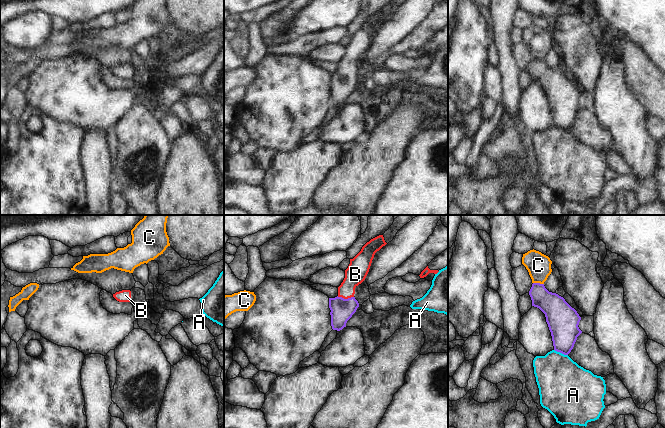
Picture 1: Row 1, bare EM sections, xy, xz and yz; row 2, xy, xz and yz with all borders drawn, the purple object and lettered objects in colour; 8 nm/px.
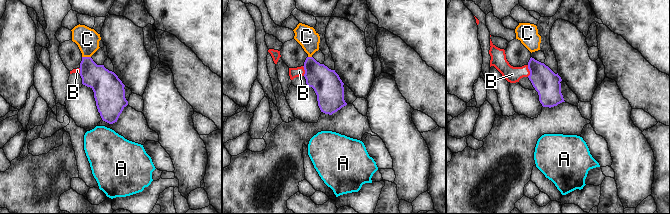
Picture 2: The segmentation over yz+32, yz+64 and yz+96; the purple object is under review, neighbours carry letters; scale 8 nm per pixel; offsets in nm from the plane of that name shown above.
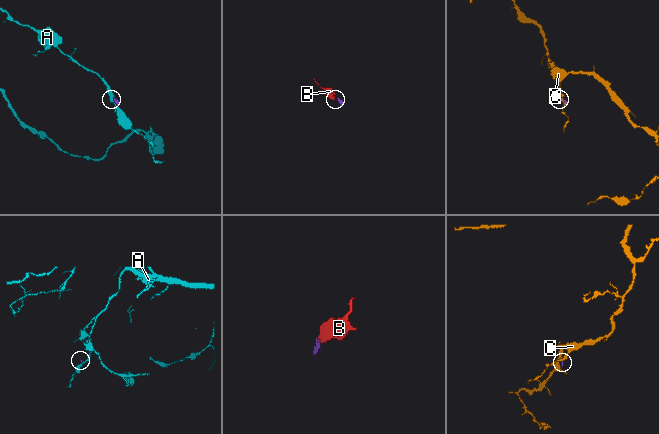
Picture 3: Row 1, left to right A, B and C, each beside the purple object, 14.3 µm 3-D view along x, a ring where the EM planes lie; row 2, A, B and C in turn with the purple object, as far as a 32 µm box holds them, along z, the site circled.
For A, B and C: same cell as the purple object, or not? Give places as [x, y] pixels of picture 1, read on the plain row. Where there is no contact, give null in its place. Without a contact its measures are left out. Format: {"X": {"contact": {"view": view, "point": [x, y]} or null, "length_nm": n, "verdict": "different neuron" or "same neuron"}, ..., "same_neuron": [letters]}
{"A": {"contact": {"view": "yz", "point": [561, 128]}, "length_nm": 120, "verdict": "different neuron"}, "B": {"contact": {"view": "xz", "point": [345, 75]}, "length_nm": 140, "verdict": "same neuron"}, "C": {"contact": {"view": "yz", "point": [538, 59]}, "length_nm": 90, "verdict": "different neuron"}, "same_neuron": ["B"]}

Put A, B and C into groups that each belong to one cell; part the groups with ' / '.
A / B / C

